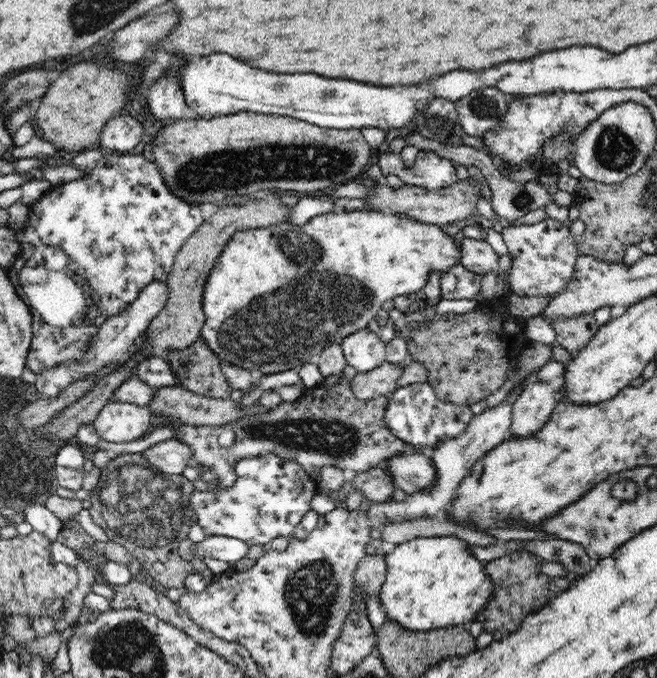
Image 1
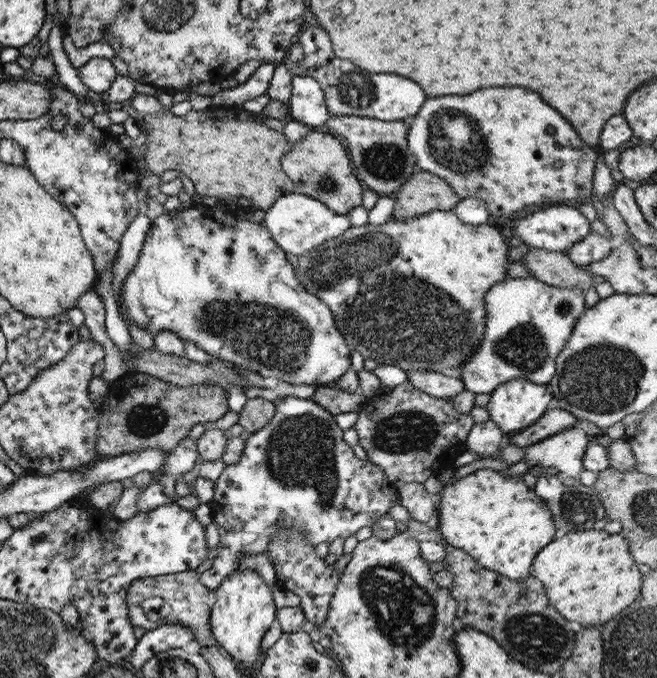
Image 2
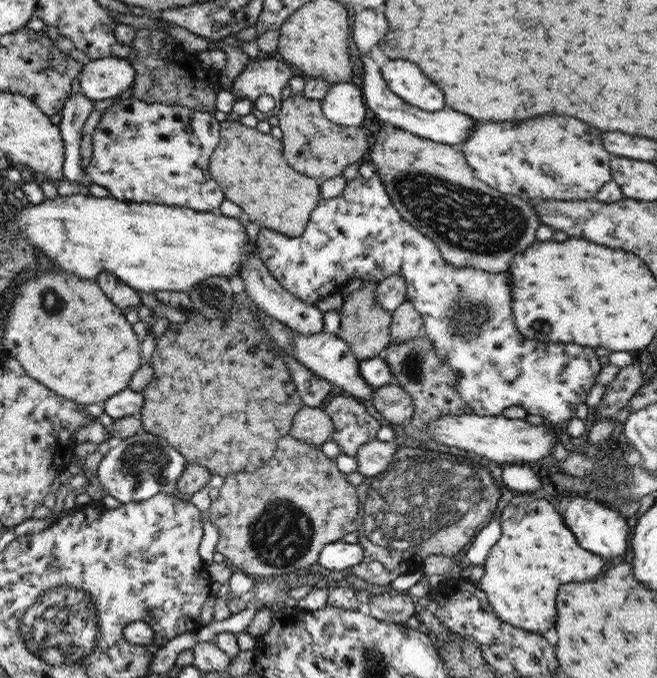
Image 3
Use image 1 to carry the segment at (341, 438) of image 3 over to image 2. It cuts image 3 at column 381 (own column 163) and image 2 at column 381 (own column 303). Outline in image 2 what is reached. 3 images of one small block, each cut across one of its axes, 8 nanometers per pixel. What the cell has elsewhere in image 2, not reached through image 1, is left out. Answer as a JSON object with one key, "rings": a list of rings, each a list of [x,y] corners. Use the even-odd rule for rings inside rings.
{"rings":[[[409,382],[391,388],[389,394],[375,393],[357,412],[353,428],[358,444],[369,462],[381,467],[392,481],[425,482],[445,464],[449,454],[465,452],[466,436],[474,422],[469,414],[459,414],[449,398],[435,398]]]}

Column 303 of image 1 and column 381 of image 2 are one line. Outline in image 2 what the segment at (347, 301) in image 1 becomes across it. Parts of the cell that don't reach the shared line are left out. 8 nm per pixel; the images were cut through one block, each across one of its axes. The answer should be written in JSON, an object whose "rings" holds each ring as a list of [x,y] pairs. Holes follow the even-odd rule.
{"rings":[[[435,210],[409,220],[388,219],[383,224],[367,222],[358,227],[350,226],[343,234],[299,255],[293,270],[297,282],[309,294],[314,293],[316,286],[329,290],[336,282],[343,282],[335,328],[349,350],[359,352],[364,359],[371,358],[377,365],[397,366],[403,371],[429,370],[459,379],[459,366],[479,349],[483,340],[485,292],[508,278],[505,271],[509,252],[507,240],[508,236],[498,223],[490,221],[473,226],[461,222],[451,211]],[[379,300],[391,300],[391,310]]]}

